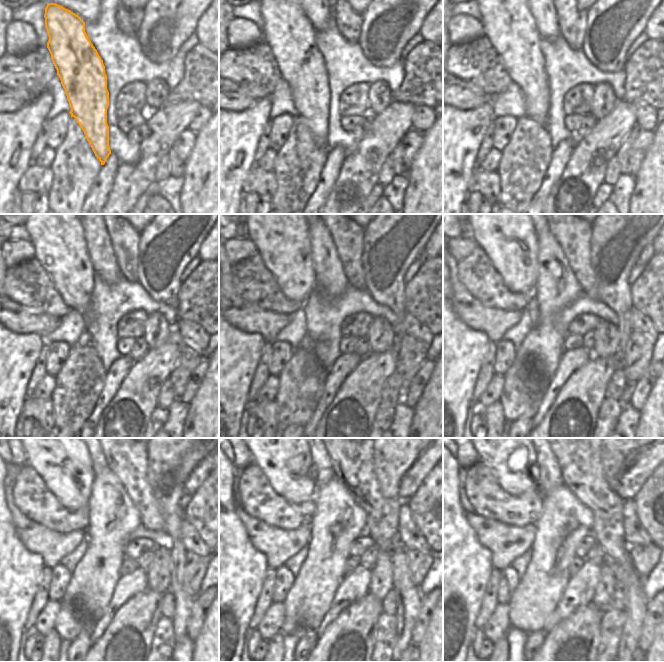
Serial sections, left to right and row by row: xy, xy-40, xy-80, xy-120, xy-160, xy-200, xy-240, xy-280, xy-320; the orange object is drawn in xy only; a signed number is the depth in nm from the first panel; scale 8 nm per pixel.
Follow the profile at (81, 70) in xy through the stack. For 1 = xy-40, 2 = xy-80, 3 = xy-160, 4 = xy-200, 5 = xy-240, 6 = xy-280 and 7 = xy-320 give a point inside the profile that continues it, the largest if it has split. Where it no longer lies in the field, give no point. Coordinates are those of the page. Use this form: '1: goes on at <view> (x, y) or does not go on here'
1: goes on at xy-40 (286, 29)
2: goes on at xy-80 (507, 22)
3: goes on at xy-160 (281, 234)
4: goes on at xy-200 (506, 234)
5: goes on at xy-240 (61, 458)
6: goes on at xy-280 (285, 458)
7: goes on at xy-320 (512, 458)

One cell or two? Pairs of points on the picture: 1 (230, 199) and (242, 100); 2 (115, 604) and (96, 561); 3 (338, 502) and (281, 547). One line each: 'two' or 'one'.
1: two
2: two
3: two

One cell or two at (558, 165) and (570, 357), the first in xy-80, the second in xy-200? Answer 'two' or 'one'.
one

